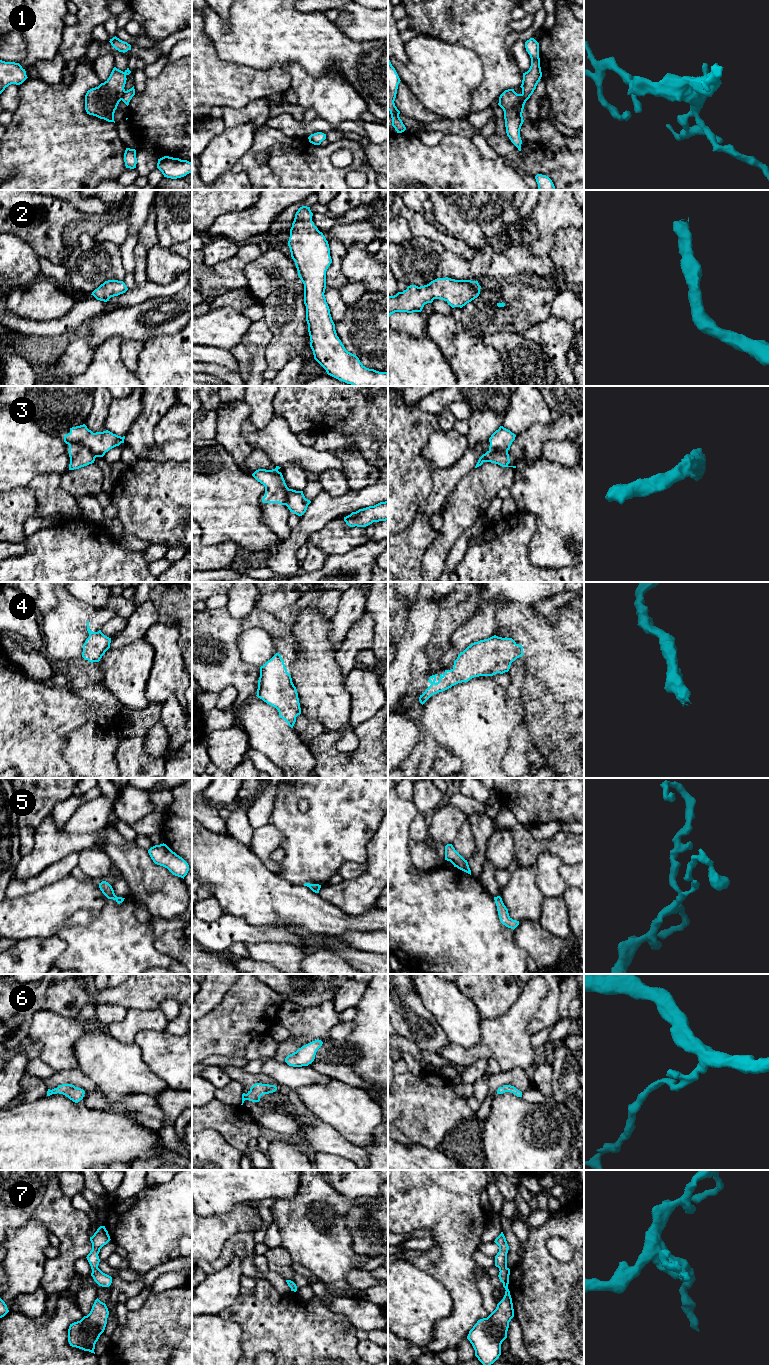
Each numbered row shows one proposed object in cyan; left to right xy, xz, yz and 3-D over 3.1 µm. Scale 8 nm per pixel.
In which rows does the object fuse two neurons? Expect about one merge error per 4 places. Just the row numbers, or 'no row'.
3

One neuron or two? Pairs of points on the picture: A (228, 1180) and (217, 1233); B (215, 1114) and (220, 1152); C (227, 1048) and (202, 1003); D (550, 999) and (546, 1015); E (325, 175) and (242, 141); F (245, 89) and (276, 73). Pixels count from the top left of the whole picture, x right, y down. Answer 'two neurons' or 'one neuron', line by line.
A: two neurons
B: two neurons
C: two neurons
D: one neuron
E: two neurons
F: one neuron

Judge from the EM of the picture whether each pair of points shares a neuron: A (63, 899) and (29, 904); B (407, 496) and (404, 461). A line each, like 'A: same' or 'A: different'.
A: same
B: same

